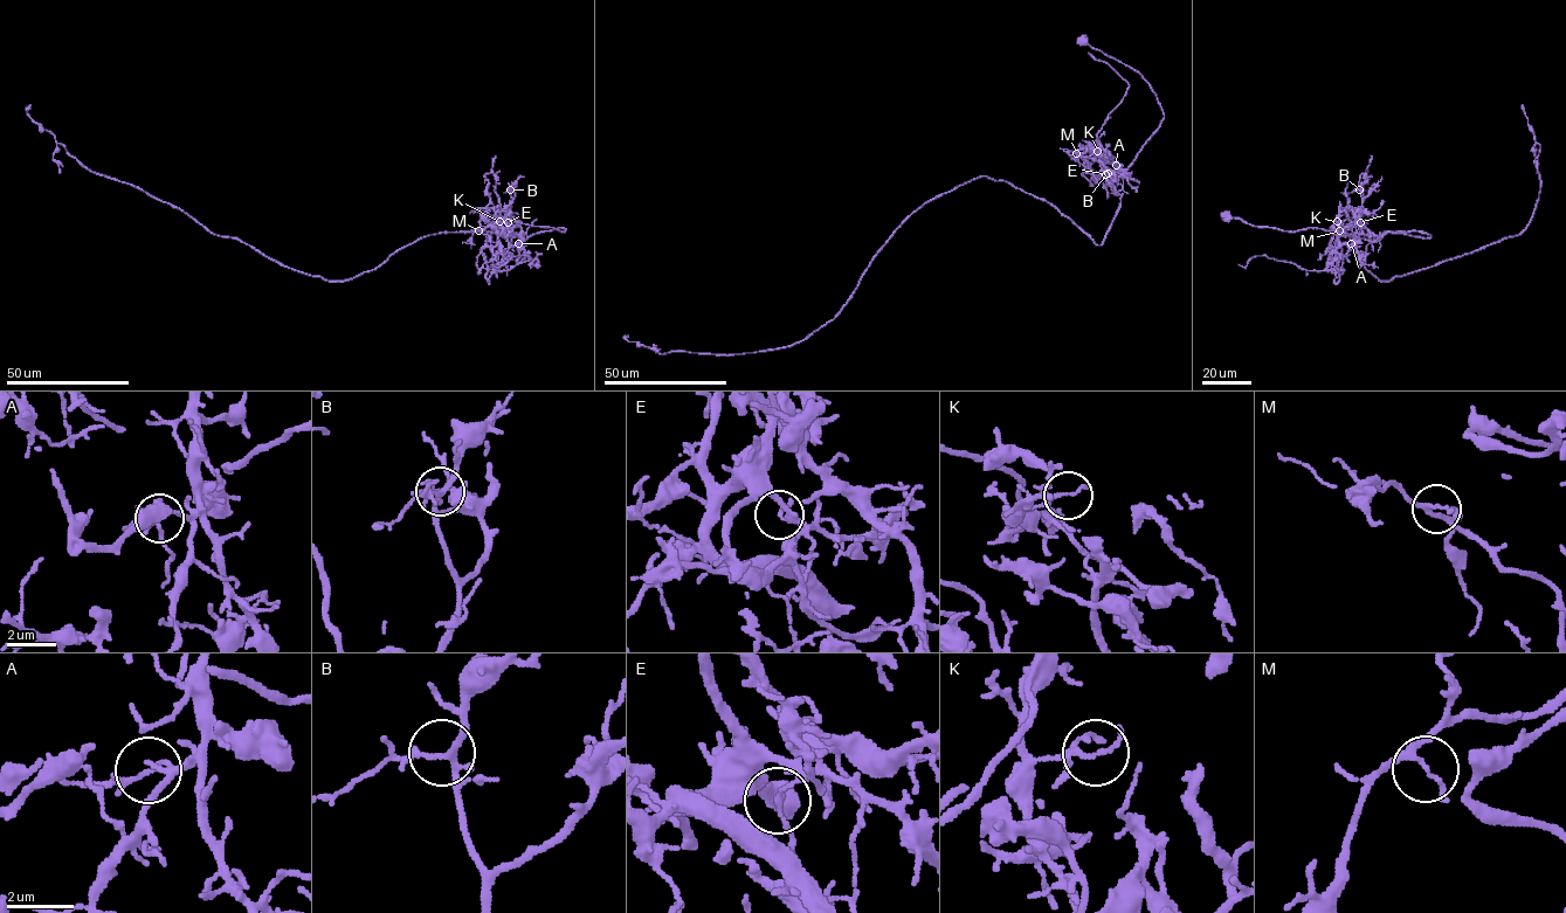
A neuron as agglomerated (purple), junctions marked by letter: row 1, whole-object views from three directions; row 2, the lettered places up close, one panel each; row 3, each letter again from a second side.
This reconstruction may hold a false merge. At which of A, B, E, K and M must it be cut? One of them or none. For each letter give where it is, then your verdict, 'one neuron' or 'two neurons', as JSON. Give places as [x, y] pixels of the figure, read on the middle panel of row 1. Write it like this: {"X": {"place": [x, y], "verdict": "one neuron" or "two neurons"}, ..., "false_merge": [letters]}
{"A": {"place": [1116, 165], "verdict": "two neurons"}, "B": {"place": [1108, 173], "verdict": "one neuron"}, "E": {"place": [1105, 174], "verdict": "one neuron"}, "K": {"place": [1097, 151], "verdict": "one neuron"}, "M": {"place": [1076, 153], "verdict": "one neuron"}, "false_merge": ["A"]}

